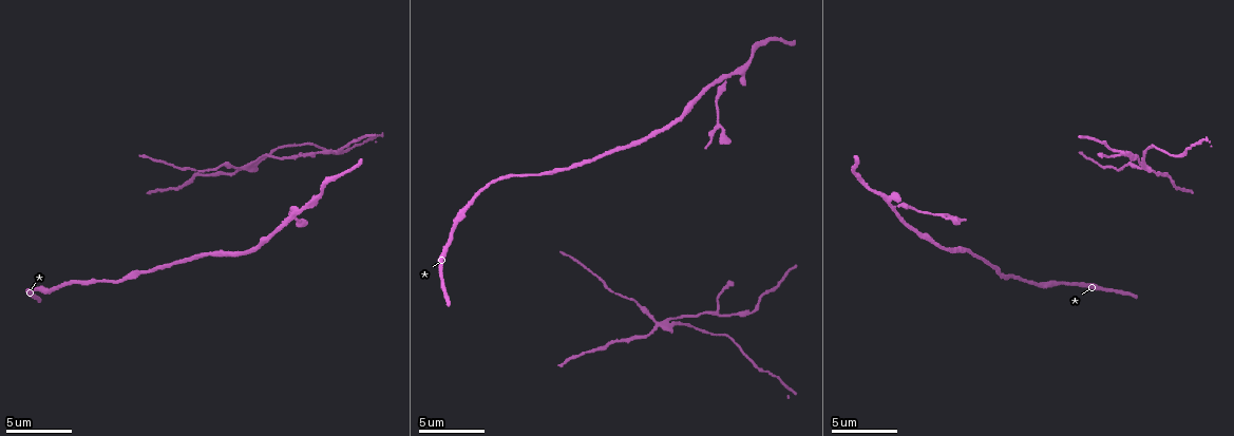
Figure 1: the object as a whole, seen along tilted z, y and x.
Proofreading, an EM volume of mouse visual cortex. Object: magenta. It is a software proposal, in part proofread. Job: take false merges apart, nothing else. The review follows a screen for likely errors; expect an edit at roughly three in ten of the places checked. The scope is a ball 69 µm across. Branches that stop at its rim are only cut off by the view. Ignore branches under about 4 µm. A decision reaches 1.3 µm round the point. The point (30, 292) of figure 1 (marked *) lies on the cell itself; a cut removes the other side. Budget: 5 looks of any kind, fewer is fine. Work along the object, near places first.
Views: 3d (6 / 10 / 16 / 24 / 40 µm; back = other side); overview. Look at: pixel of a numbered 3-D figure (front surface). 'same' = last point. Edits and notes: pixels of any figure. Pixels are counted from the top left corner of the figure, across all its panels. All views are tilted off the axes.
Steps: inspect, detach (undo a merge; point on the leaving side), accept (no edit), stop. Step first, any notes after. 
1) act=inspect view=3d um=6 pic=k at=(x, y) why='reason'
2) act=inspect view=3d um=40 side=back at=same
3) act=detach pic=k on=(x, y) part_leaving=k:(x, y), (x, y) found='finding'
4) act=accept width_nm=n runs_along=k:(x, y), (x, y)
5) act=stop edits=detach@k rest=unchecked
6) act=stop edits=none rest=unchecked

act=inspect view=3d um=6 pic=1 at=(1057, 284)

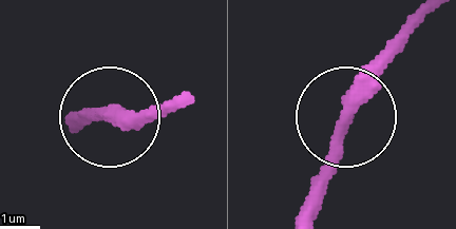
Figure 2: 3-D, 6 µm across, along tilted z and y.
act=accept runs_along=2:(307, 217), (352, 99), (405, 42) found='continuous, no second cell'

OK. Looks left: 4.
act=inspect view=3d um=16 pic=1 at=(998, 267)

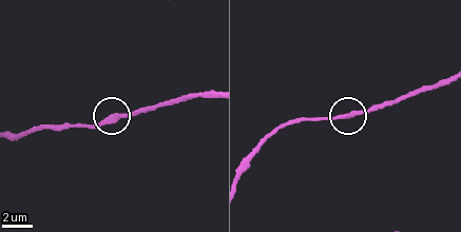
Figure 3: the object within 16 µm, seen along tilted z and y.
act=inspect view=3d um=16 side=back pic=3 at=(349, 115) why='other side'

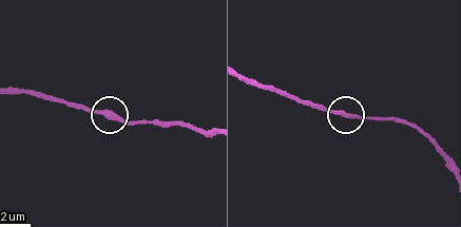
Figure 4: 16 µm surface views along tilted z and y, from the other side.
act=accept runs_along=4:(209, 132), (158, 123), (121, 123), (71, 108) found='continuous, no second cell'

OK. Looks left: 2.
act=inspect view=3d um=6 pic=1 at=(938, 244) why='thick turns thin'

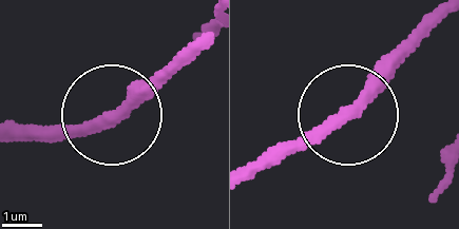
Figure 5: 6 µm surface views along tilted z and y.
act=accept width_nm=290 found='one cell here'

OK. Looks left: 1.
act=stop edits=none rest=unchecked

